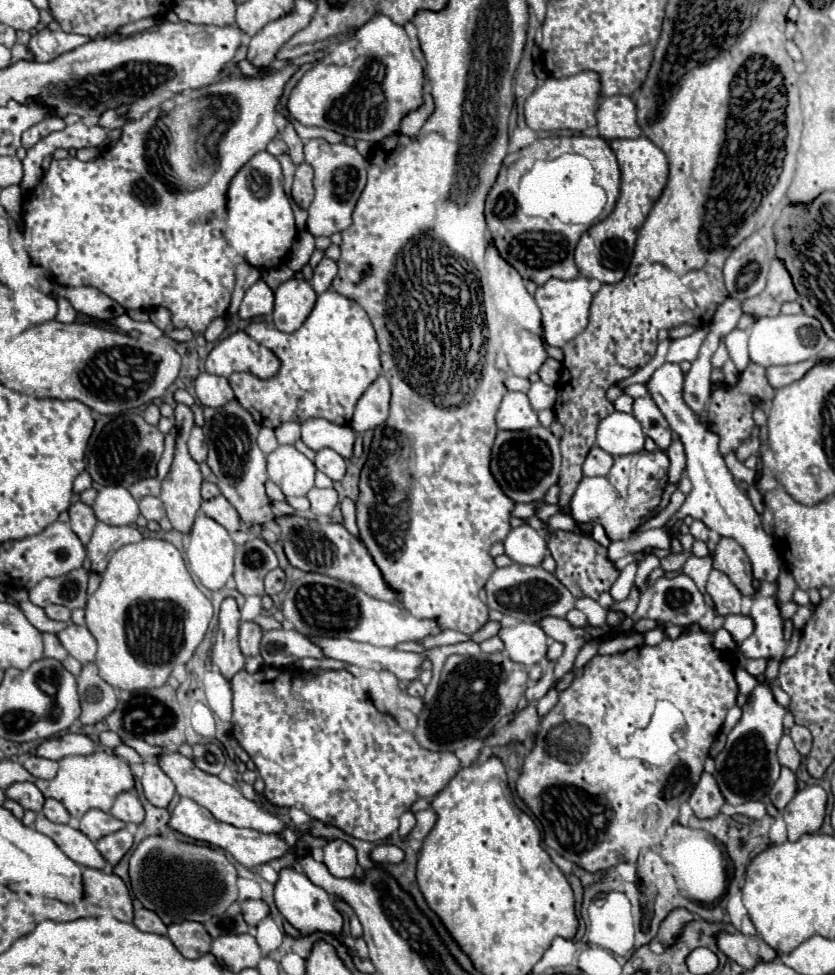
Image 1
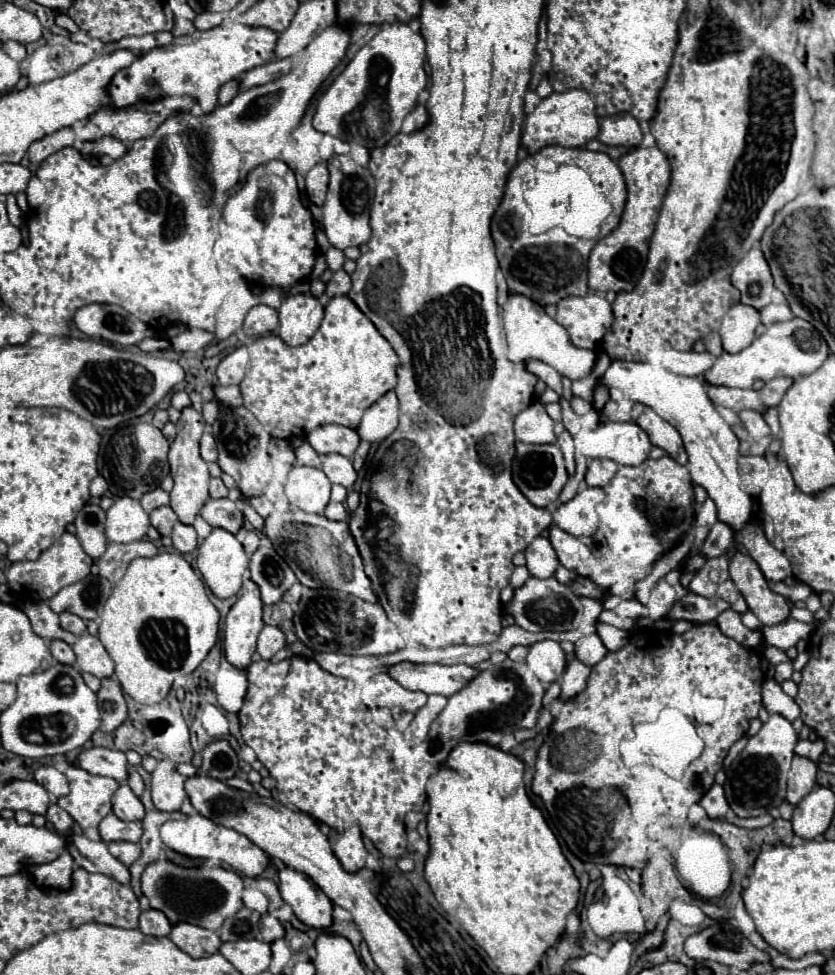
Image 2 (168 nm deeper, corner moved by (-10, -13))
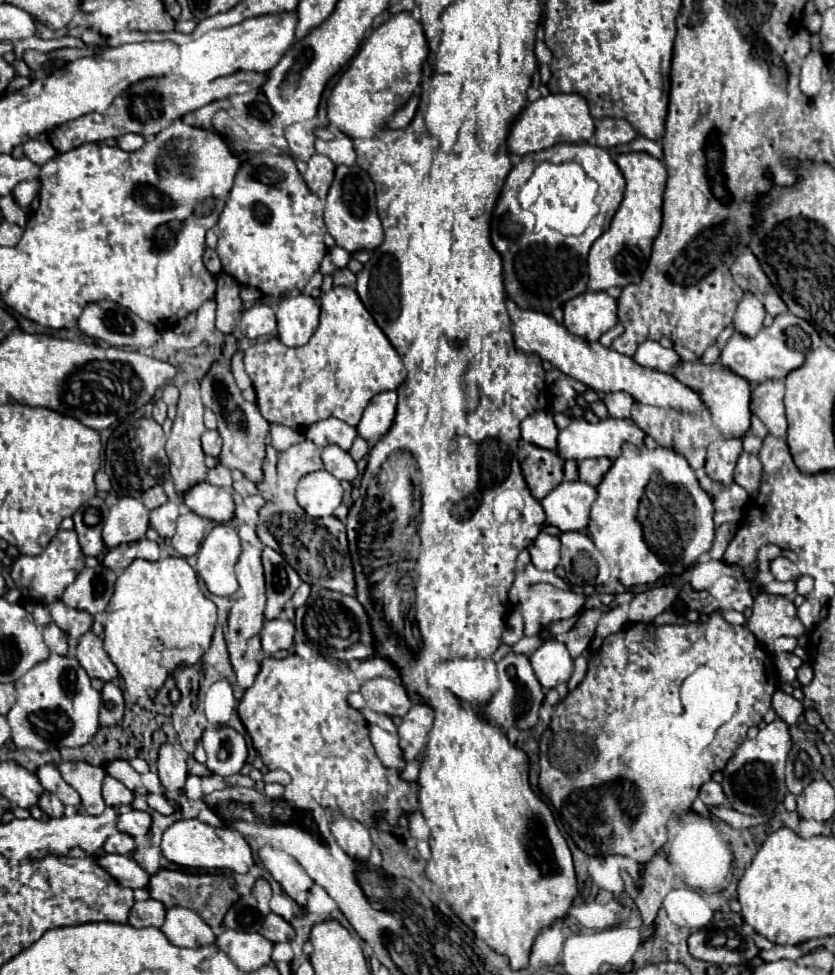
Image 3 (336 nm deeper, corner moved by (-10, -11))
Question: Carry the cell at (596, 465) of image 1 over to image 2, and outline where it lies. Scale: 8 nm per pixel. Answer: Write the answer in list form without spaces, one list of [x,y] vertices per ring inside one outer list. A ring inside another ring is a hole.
[[[592,459],[586,473],[586,483],[592,487],[606,487],[616,471],[618,471],[618,463],[610,459]]]

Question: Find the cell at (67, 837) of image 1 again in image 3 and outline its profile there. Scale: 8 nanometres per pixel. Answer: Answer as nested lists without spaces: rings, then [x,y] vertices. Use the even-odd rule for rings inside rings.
[[[100,853],[96,855],[96,863],[114,879],[122,881],[124,887],[138,889],[146,887],[150,875],[128,855],[118,855],[118,853]]]

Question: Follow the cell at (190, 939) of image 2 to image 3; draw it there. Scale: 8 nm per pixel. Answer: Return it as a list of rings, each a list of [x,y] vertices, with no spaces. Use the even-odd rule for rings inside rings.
[[[186,907],[168,909],[162,933],[178,947],[202,947],[216,941],[212,927]]]

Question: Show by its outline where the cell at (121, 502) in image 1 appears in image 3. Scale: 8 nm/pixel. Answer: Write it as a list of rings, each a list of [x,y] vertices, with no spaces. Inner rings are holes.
[[[122,497],[106,515],[102,539],[108,549],[144,539],[148,523],[148,509],[140,501],[134,497]]]

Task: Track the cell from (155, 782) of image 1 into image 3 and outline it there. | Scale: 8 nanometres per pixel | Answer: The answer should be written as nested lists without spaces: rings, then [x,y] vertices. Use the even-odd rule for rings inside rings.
[[[162,745],[158,753],[158,777],[164,785],[166,791],[182,793],[184,791],[184,781],[188,777],[188,765],[186,765],[188,755],[174,745]]]

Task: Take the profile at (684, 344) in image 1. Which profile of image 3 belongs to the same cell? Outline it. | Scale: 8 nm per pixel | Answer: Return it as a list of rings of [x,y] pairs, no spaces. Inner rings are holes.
[[[644,341],[642,345],[638,345],[638,351],[632,359],[642,367],[666,371],[668,375],[672,375],[680,365],[678,353],[674,349],[662,347],[658,341]]]

